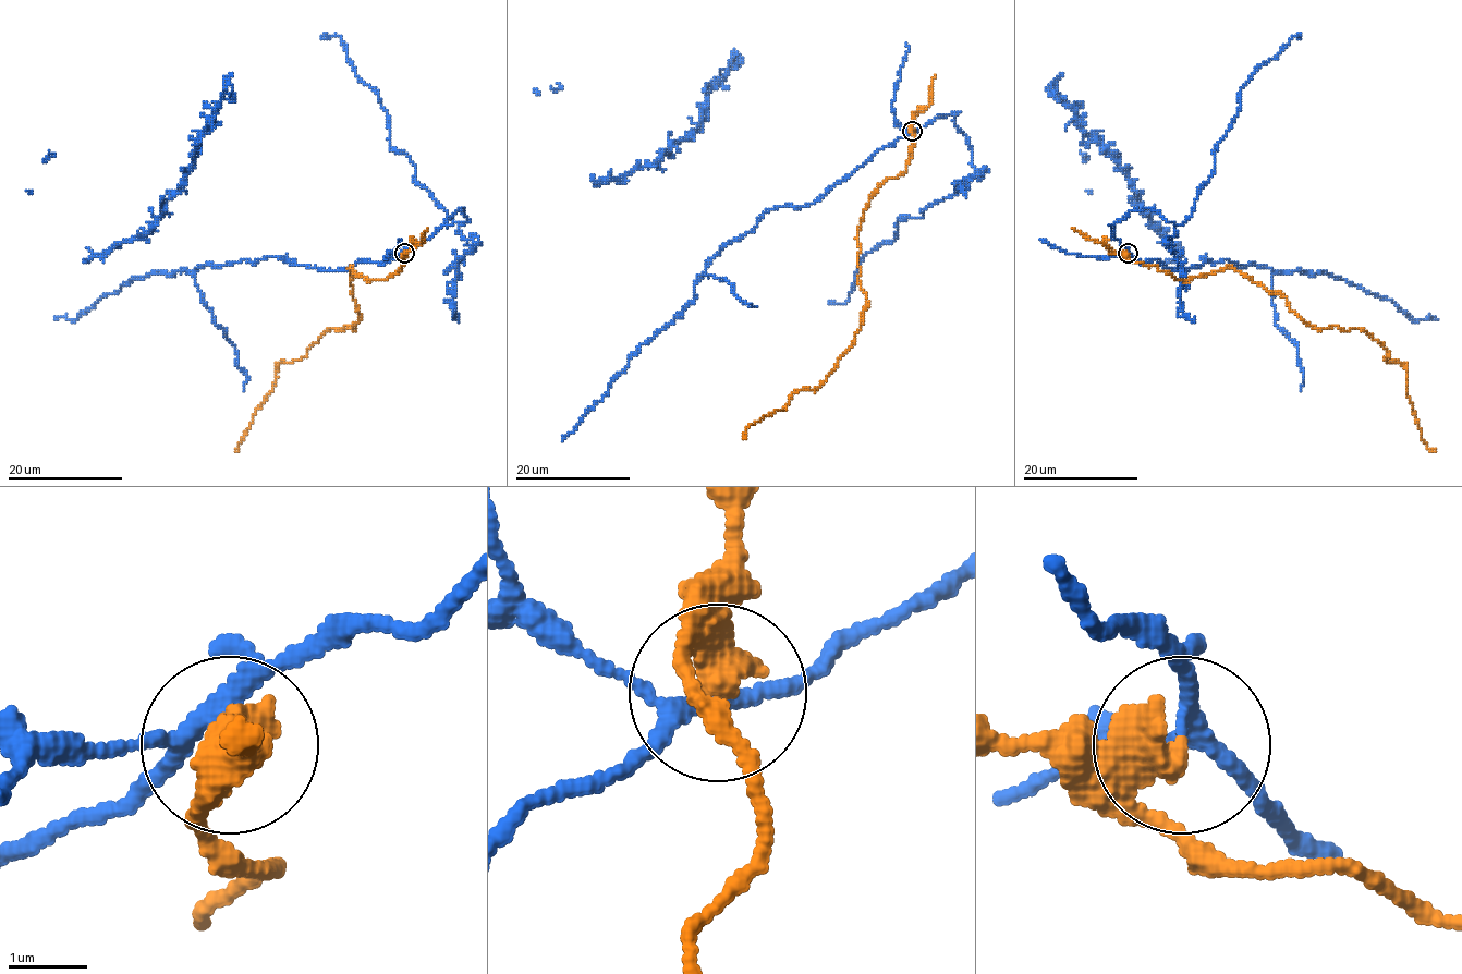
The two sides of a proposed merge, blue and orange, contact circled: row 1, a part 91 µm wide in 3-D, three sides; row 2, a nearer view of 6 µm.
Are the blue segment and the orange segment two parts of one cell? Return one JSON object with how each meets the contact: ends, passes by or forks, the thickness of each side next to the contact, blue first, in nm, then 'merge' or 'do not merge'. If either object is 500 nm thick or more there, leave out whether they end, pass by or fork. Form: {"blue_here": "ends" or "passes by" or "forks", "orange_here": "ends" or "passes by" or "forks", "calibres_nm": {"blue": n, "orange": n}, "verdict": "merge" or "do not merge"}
{"calibres_nm": {"blue": 180, "orange": 550}, "verdict": "do not merge"}

